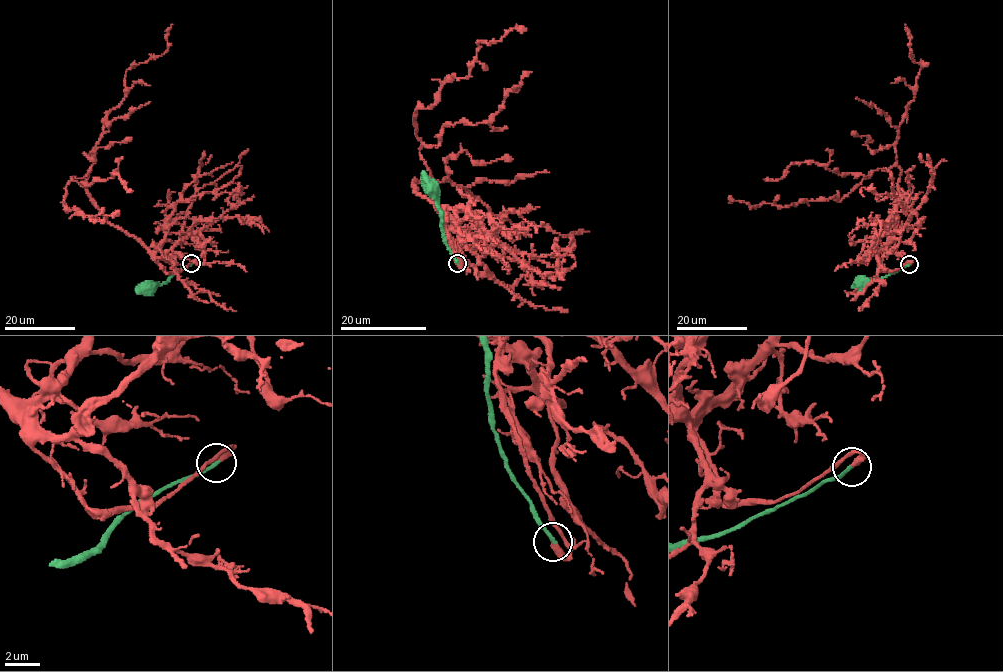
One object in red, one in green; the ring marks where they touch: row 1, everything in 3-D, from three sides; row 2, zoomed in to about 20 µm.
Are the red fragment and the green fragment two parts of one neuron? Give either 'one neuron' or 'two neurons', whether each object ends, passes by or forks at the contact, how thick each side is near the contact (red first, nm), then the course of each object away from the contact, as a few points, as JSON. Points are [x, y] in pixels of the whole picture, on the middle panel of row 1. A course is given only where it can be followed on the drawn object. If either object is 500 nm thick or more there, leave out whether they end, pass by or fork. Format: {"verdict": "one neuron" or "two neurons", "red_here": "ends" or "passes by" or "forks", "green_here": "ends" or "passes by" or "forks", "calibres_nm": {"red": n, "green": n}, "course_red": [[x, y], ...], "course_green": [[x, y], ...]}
{"verdict": "one neuron", "red_here": "ends", "green_here": "ends", "calibres_nm": {"red": 400, "green": 200}, "course_red": [[457, 263], [444, 207], [413, 184], [430, 173], [417, 109], [465, 79], [479, 41], [525, 30]], "course_green": [[457, 263], [443, 236], [437, 185], [433, 184], [432, 188]]}

